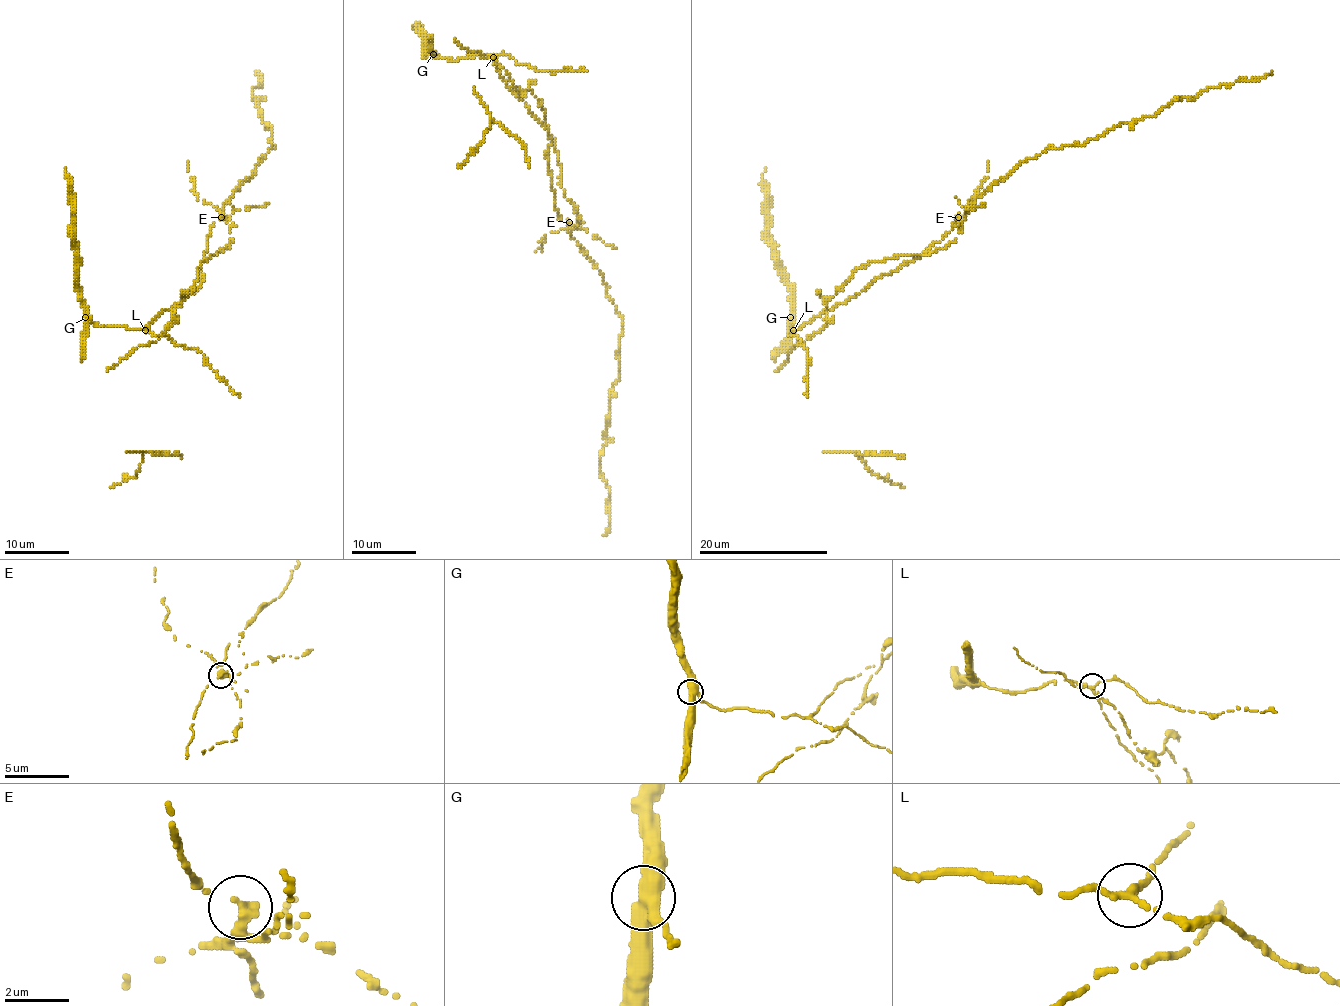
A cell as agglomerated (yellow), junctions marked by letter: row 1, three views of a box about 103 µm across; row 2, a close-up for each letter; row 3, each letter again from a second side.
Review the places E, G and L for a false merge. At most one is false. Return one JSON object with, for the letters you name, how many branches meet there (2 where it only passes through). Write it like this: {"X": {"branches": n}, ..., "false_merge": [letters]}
{"E": {"branches": 3}, "false_merge": ["E"]}

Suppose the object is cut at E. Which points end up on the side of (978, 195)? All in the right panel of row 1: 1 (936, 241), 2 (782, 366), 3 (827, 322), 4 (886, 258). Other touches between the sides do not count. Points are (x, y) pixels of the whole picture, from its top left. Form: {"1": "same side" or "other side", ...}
{"1": "other side", "2": "same side", "3": "same side", "4": "same side"}

